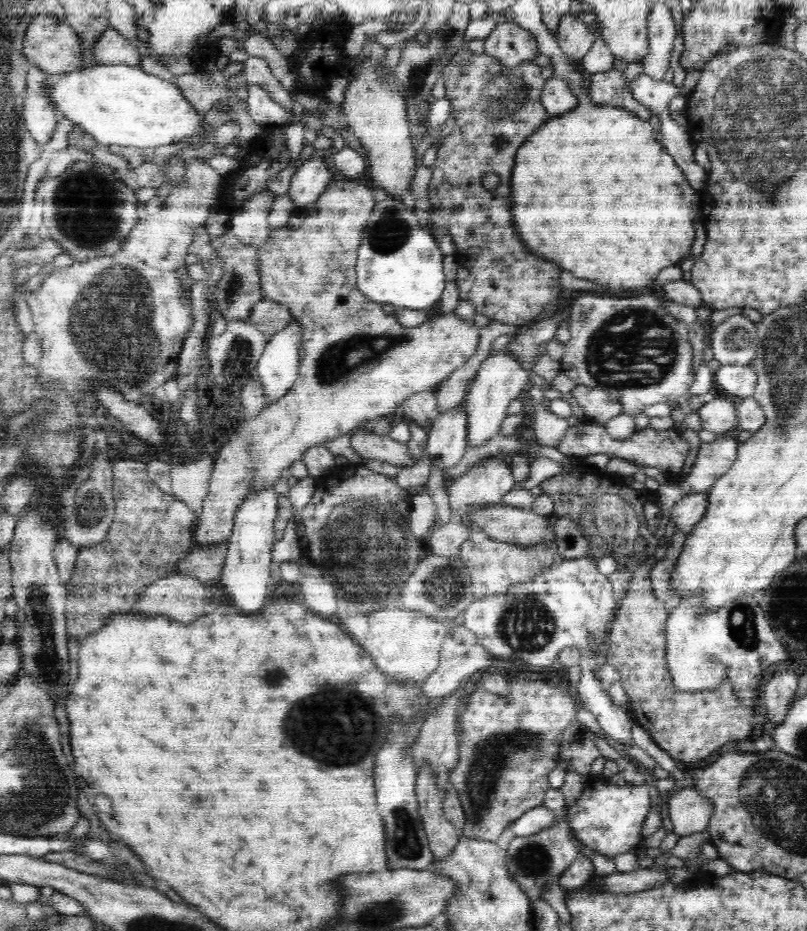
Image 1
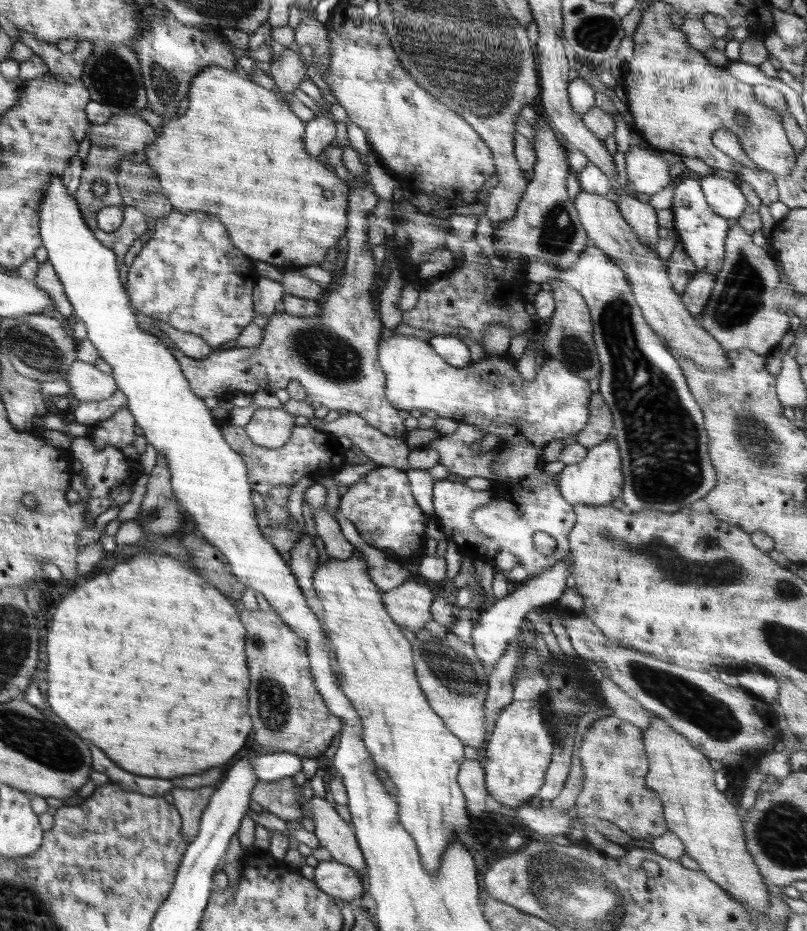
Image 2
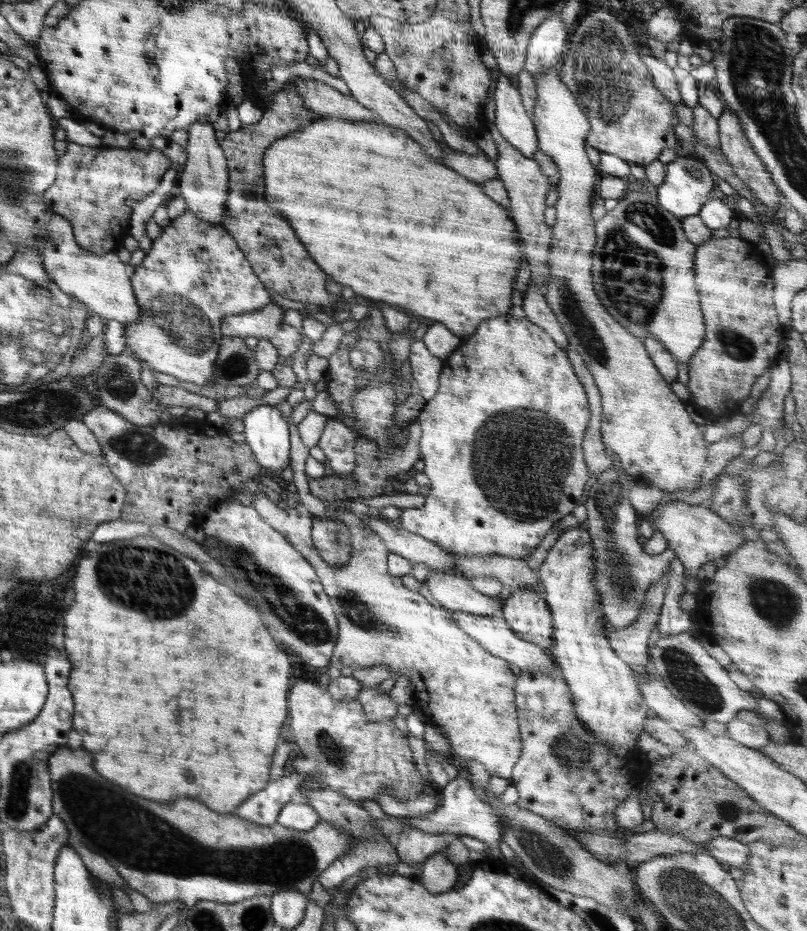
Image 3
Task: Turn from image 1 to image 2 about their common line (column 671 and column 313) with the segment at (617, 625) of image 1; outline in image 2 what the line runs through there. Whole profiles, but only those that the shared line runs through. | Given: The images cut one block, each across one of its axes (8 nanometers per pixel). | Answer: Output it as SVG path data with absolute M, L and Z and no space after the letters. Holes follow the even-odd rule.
M270 608L267 612L242 612L242 624L246 626L246 656L250 666L250 706L248 714L254 722L254 738L264 748L264 752L277 753L288 751L304 757L318 757L328 749L334 736L343 728L343 721L334 716L326 707L324 697L318 688L314 687L314 675L310 671L310 661L307 654L307 640L298 637L288 623L283 622L276 610Z

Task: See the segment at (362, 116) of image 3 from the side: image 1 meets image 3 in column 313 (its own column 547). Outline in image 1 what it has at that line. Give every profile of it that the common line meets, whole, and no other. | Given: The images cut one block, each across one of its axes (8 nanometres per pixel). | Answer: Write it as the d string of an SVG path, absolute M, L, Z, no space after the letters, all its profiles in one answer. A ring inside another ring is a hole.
M556 74L545 82L540 98L550 118L562 116L580 103L570 85Z

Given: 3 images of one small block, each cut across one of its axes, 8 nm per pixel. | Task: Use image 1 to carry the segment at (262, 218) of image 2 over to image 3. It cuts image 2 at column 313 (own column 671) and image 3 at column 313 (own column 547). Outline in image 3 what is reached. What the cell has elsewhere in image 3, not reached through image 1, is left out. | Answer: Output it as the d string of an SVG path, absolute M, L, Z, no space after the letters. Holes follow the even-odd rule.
M324 117L313 121L303 130L290 133L289 136L273 142L264 152L262 159L266 203L274 210L280 211L282 217L294 226L296 237L300 242L304 242L304 249L334 282L338 282L342 286L350 286L354 292L358 292L368 299L386 302L391 306L396 304L396 306L408 308L407 312L413 317L424 318L426 316L426 318L442 322L448 326L448 330L452 331L452 334L463 339L474 335L474 331L481 321L509 314L510 307L513 305L510 296L512 296L512 288L514 288L514 278L516 278L516 272L520 268L520 258L522 258L522 252L518 248L519 234L517 226L510 217L510 210L486 196L480 184L467 180L464 176L458 175L458 172L438 164L438 159L432 160L432 156L428 156L424 148L402 130L386 124L377 125L365 121ZM358 200L360 200L362 208L366 208L364 214L326 214L326 212L334 212L336 208L358 212Z

